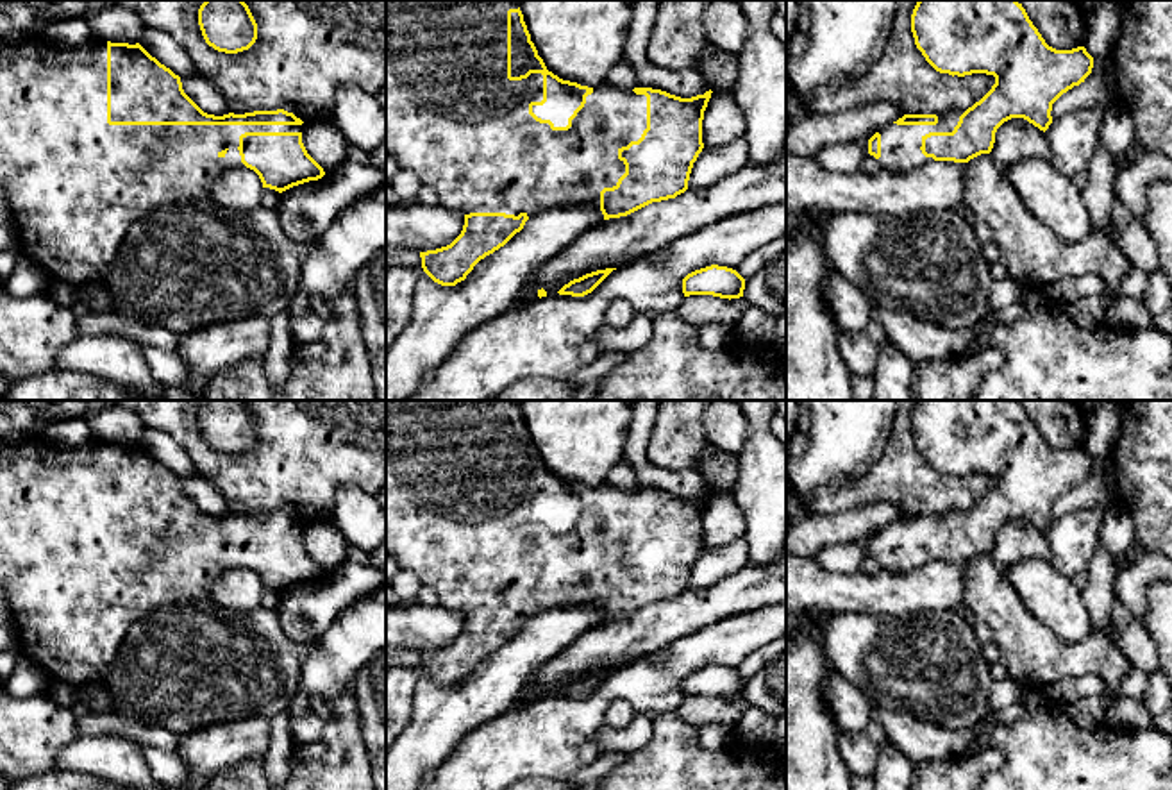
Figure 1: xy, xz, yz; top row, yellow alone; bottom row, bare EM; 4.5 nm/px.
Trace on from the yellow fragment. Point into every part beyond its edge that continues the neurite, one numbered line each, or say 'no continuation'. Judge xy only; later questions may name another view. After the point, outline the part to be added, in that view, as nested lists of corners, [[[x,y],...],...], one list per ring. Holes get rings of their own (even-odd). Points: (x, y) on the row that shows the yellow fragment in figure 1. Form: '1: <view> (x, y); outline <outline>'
1: xy (75, 184); outline [[[39,34],[0,45],[0,184],[4,204],[16,223],[20,252],[38,263],[52,281],[66,281],[79,290],[104,284],[127,231],[141,218],[175,202],[211,197],[211,186],[222,172],[247,168],[239,155],[239,136],[245,132],[302,132],[302,125],[109,125],[107,123],[107,41],[91,38],[73,48],[52,45]]]

